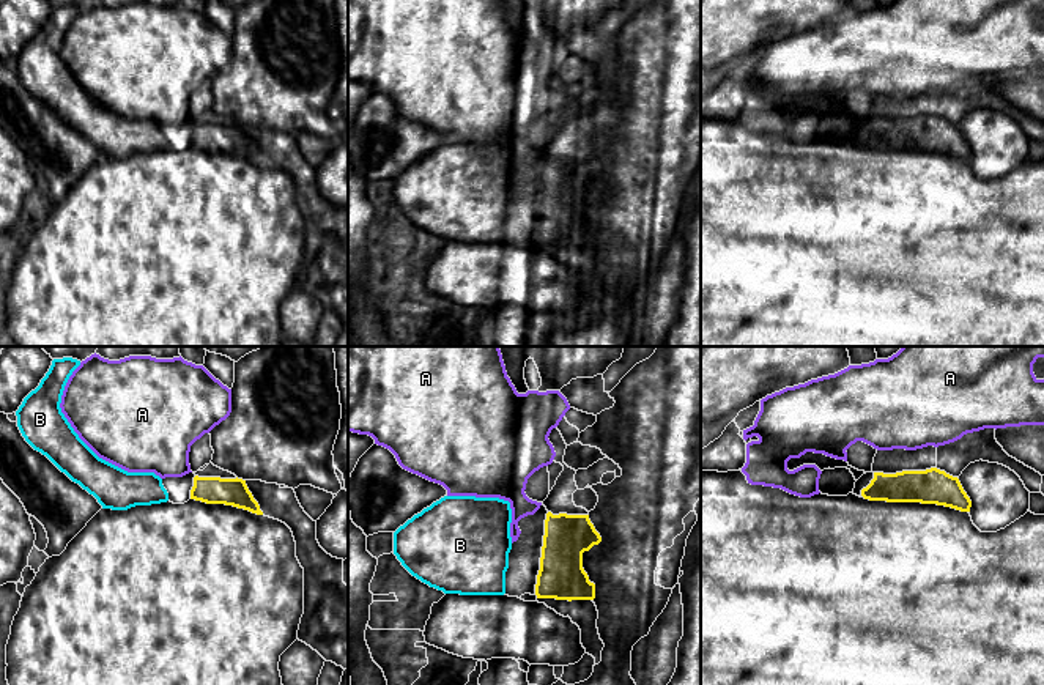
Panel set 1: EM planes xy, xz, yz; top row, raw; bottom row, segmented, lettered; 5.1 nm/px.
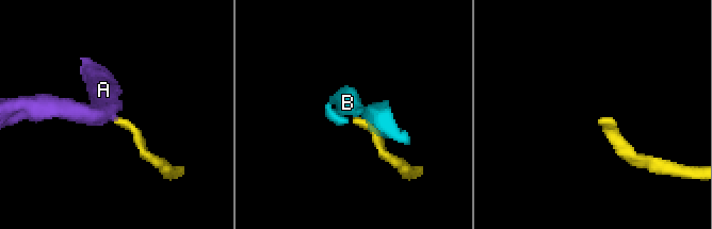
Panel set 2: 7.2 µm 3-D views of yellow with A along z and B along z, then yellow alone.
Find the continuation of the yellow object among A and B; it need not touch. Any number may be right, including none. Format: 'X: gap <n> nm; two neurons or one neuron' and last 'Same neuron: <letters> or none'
A: gap 30 nm; two neurons
B: gap 120 nm; one neuron
Same neuron: B

